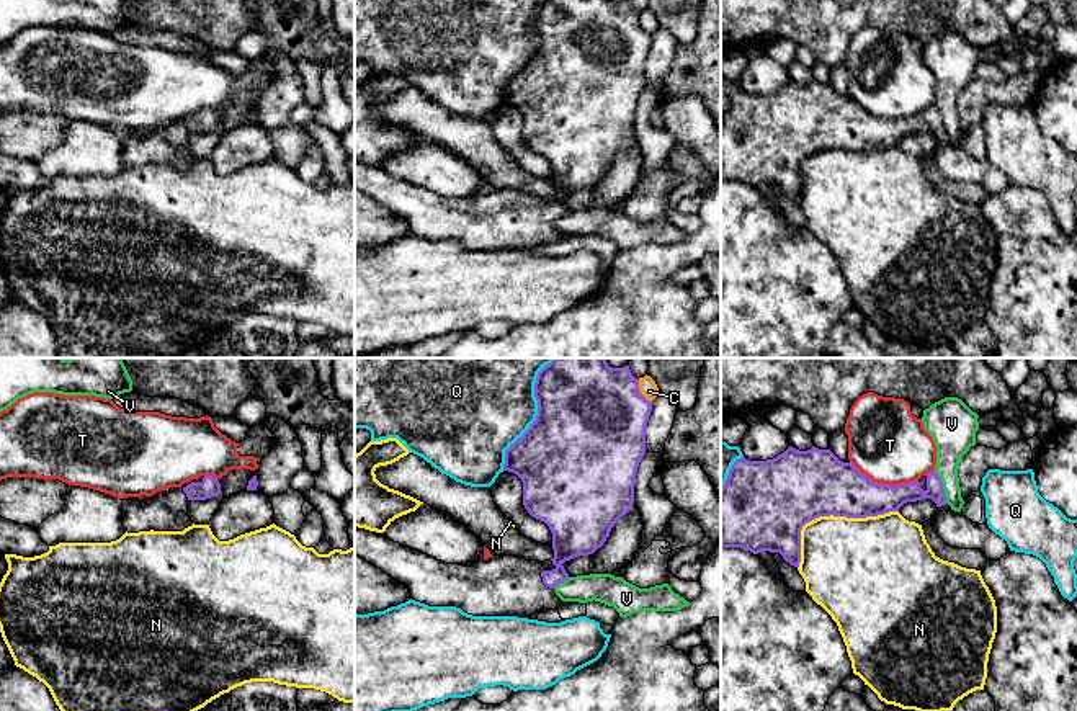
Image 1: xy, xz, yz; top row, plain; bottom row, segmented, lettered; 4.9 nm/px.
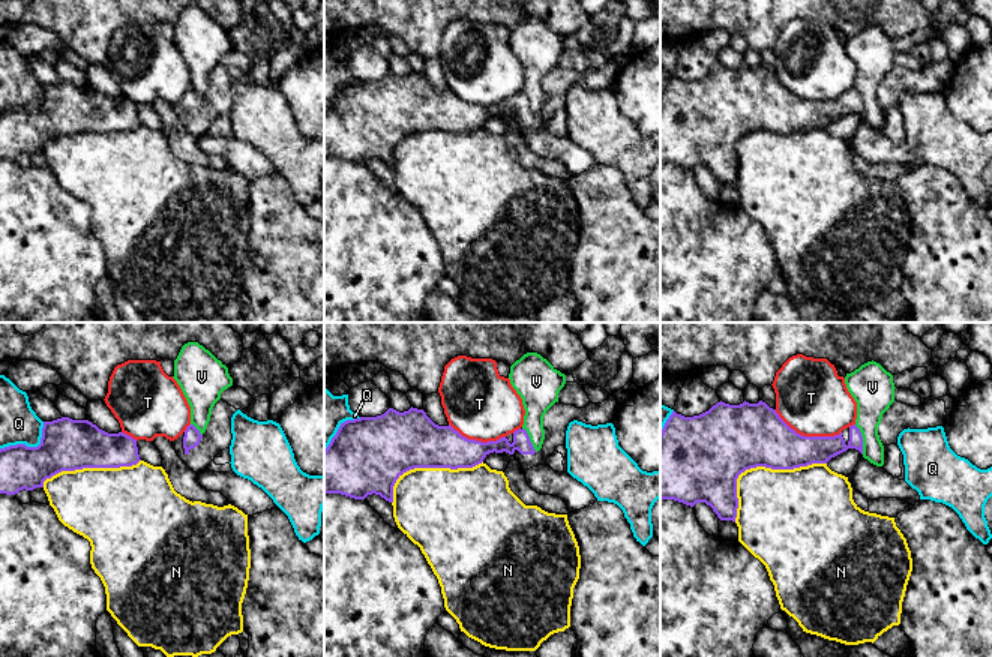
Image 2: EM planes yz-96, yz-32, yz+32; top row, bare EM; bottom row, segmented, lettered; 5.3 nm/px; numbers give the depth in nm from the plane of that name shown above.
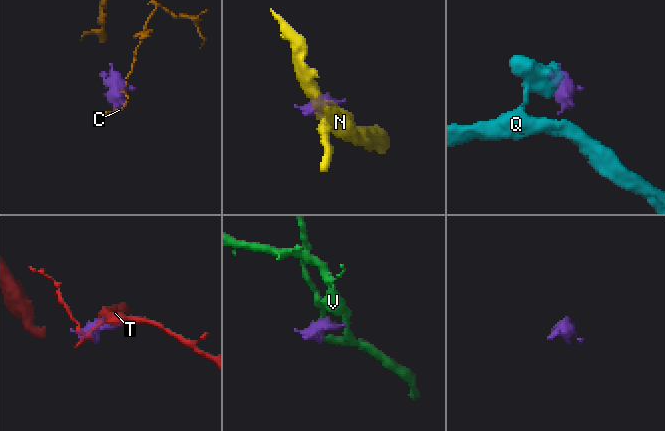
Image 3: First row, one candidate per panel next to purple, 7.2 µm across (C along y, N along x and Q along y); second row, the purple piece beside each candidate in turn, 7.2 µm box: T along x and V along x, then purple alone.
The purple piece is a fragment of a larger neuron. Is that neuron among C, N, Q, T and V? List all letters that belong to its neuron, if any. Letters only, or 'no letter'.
no letter

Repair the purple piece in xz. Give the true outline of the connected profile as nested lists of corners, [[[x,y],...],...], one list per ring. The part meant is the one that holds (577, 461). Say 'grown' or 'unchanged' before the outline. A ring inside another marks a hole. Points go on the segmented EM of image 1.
grown; [[[554,358],[536,378],[538,415],[505,451],[503,471],[523,482],[523,505],[552,533],[554,557],[526,561],[490,556],[474,567],[445,564],[418,549],[404,548],[384,533],[355,526],[355,556],[381,569],[410,590],[412,600],[428,606],[456,606],[472,616],[518,616],[536,619],[562,600],[554,588],[569,579],[564,562],[593,554],[614,523],[634,503],[636,472],[646,454],[646,427],[652,402],[639,391],[629,366],[611,368],[606,358]]]

